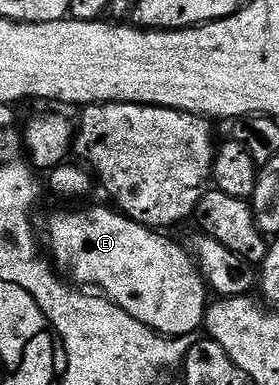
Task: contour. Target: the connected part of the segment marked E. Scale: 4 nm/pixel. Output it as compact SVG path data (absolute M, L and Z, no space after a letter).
M91 207L88 211L67 211L64 215L55 215L51 219L51 224L47 227L47 239L51 242L50 262L53 264L54 270L58 272L64 280L74 281L76 284L82 285L87 289L94 289L96 292L102 293L111 302L116 303L121 309L125 309L125 313L129 313L129 317L133 317L137 321L141 321L149 330L155 331L159 335L168 337L191 337L194 336L195 330L203 327L203 318L207 316L207 308L209 306L209 288L203 281L203 275L199 272L194 258L186 246L183 247L179 243L174 243L171 239L166 239L166 234L160 233L158 230L150 227L143 227L137 221L133 221L128 215L120 213L118 210L107 207Z

